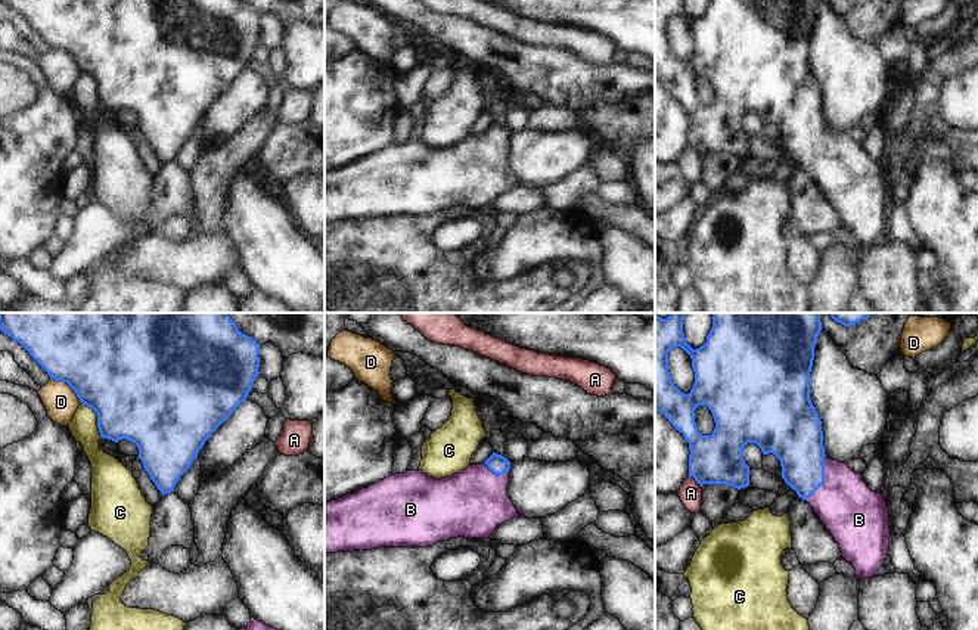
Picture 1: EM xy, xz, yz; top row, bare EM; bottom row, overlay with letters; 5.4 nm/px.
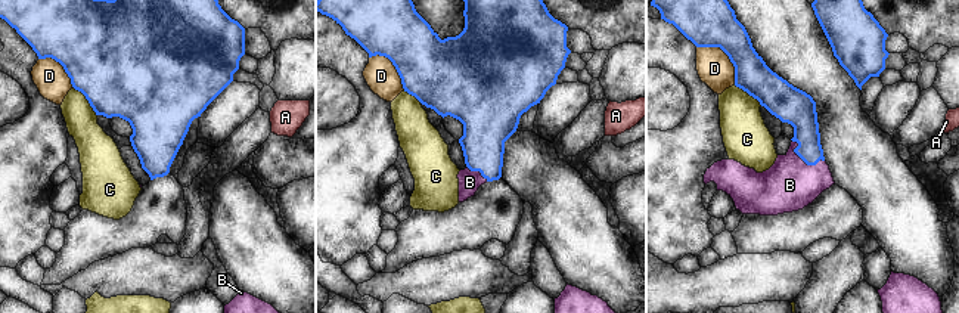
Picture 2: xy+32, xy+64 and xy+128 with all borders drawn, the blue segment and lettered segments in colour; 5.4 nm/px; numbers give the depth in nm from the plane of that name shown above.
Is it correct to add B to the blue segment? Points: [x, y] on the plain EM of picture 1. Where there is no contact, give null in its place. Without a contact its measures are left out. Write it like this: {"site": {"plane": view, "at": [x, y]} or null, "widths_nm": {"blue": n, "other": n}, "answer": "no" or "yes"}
{"site": {"plane": "yz", "at": [823, 148]}, "widths_nm": {"blue": 280, "other": 320}, "answer": "yes"}

